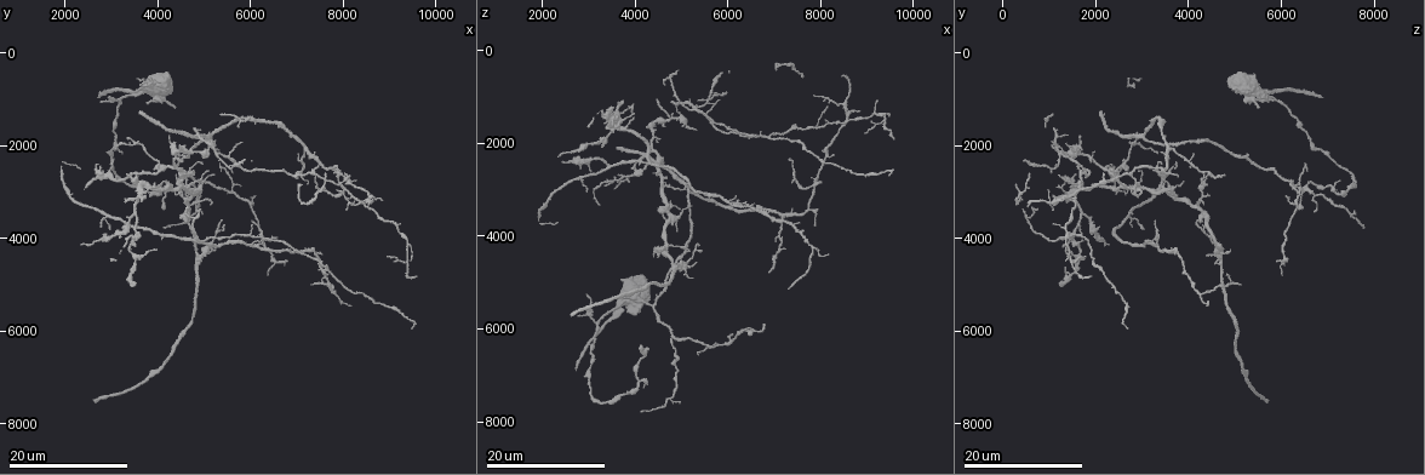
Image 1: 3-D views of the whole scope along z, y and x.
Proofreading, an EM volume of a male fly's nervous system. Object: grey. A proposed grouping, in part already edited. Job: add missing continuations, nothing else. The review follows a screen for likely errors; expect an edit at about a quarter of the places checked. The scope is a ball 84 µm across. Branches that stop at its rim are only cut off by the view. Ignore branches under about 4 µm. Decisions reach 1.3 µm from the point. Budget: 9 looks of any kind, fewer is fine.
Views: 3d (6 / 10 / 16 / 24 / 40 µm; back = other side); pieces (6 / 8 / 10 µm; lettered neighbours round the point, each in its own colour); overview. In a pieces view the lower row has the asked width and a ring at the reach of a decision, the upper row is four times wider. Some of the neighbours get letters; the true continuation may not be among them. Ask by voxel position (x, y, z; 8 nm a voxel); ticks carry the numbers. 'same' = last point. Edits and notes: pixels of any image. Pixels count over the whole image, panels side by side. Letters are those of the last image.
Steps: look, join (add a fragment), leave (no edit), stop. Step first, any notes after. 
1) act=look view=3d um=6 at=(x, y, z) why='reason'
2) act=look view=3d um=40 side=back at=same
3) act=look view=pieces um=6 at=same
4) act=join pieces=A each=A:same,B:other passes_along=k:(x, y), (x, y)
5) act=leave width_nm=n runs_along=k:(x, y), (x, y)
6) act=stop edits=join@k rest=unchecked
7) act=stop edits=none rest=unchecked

act=look view=3d um=24 at=(4200, 3000, 2600) why='an open end'

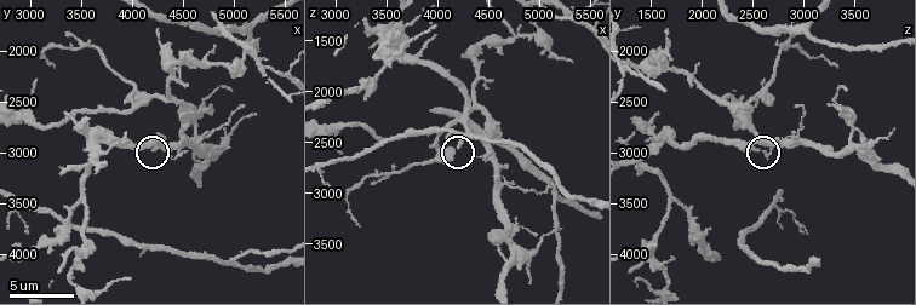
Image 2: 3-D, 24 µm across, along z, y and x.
act=look view=pieces um=10 at=(4180, 2960, 2560)

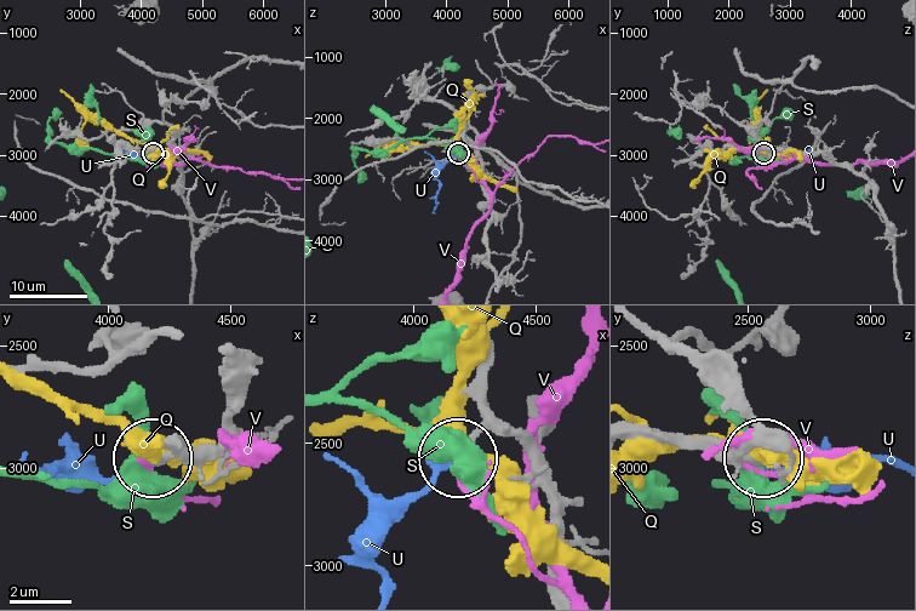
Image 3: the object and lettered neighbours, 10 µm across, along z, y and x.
act=join pieces=U each=Q:other,S:other,U:same,V:other found='the cell continues'

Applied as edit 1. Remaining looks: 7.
act=look view=3d um=24 at=(4350, 2550, 4500) why='free end'

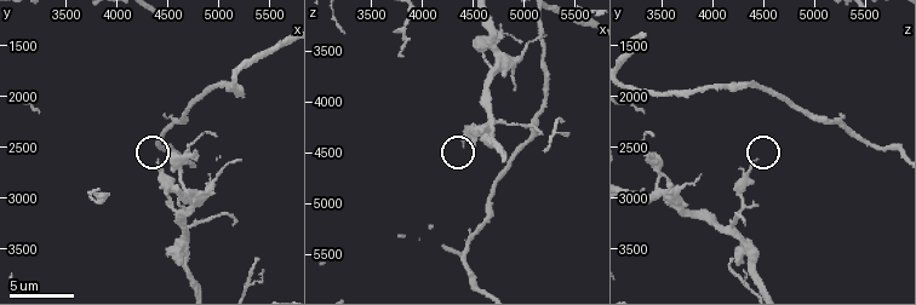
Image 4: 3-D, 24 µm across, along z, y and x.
act=look view=3d um=6 at=(4380, 2600, 4460)

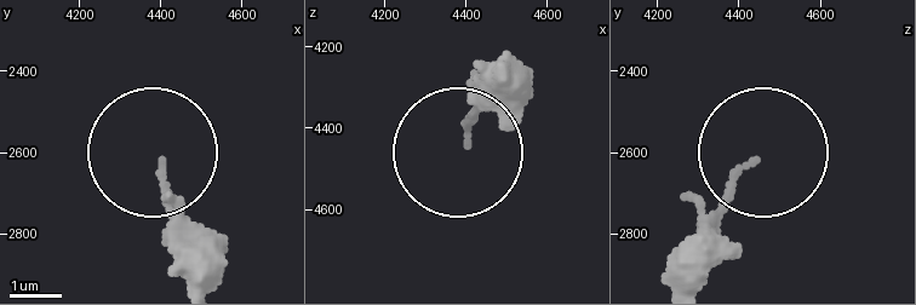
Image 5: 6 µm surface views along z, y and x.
act=look view=pieces um=6 at=(4415, 2620, 4435) why='what lies round it'

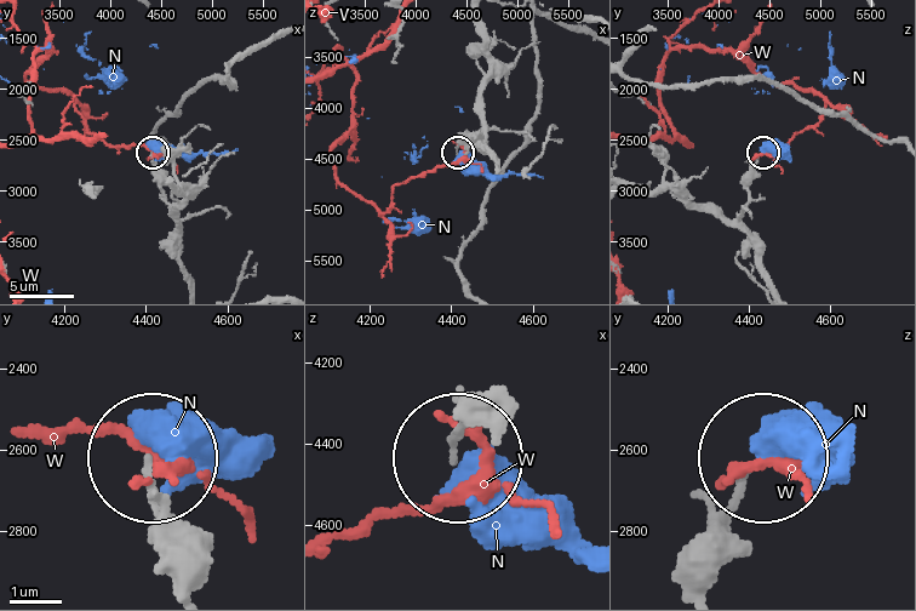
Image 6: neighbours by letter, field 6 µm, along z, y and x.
act=leave each=N:other,W:other runs_along=6:(190, 583), (150, 457) found='none of them fits'

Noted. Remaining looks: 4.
act=look view=3d um=24 at=(5350, 2450, 6550) why='branch stops here'

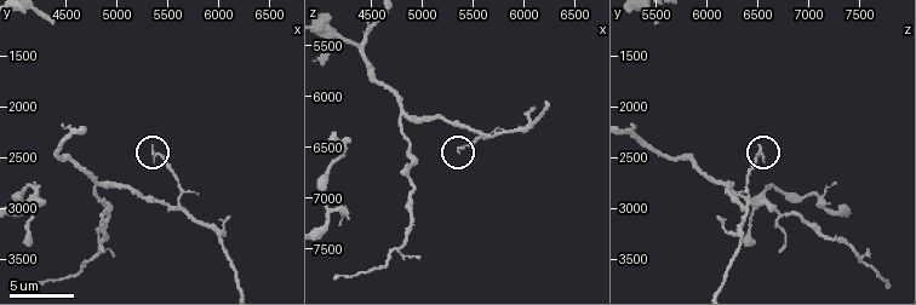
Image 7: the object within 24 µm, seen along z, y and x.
act=look view=pieces um=8 at=(5340, 2420, 6540)

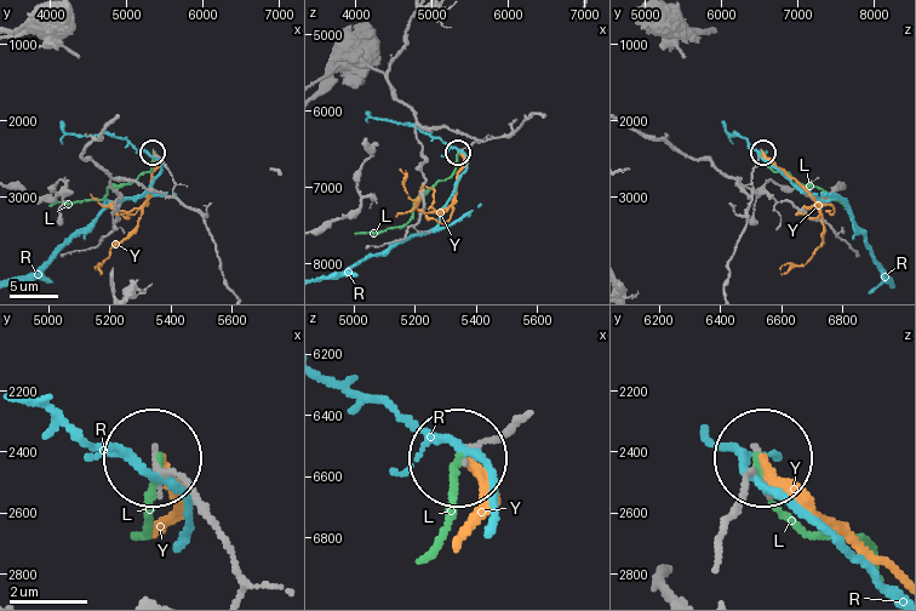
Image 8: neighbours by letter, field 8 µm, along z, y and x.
act=leave width_nm=120 each=L:other,R:other,Y:other found='no lettered fragment goes on from it'

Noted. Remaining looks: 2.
act=look view=pieces um=8 at=(4160, 3360, 6380) why='free end'

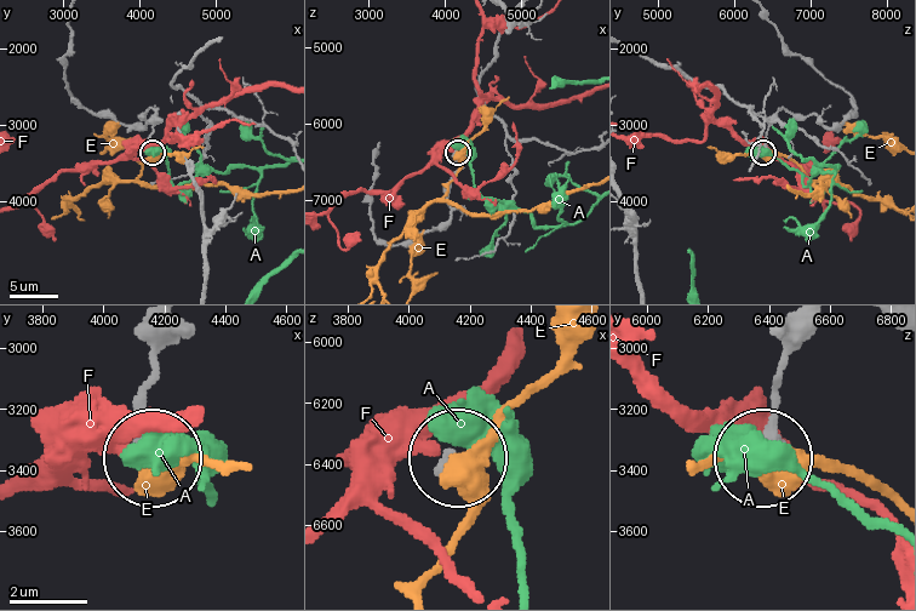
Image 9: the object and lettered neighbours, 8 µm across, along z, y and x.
act=leave width_nm=460 each=A:other,E:other,F:other found='none of them fits'

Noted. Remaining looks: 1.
act=stop edits=join@3 rest=unchecked

